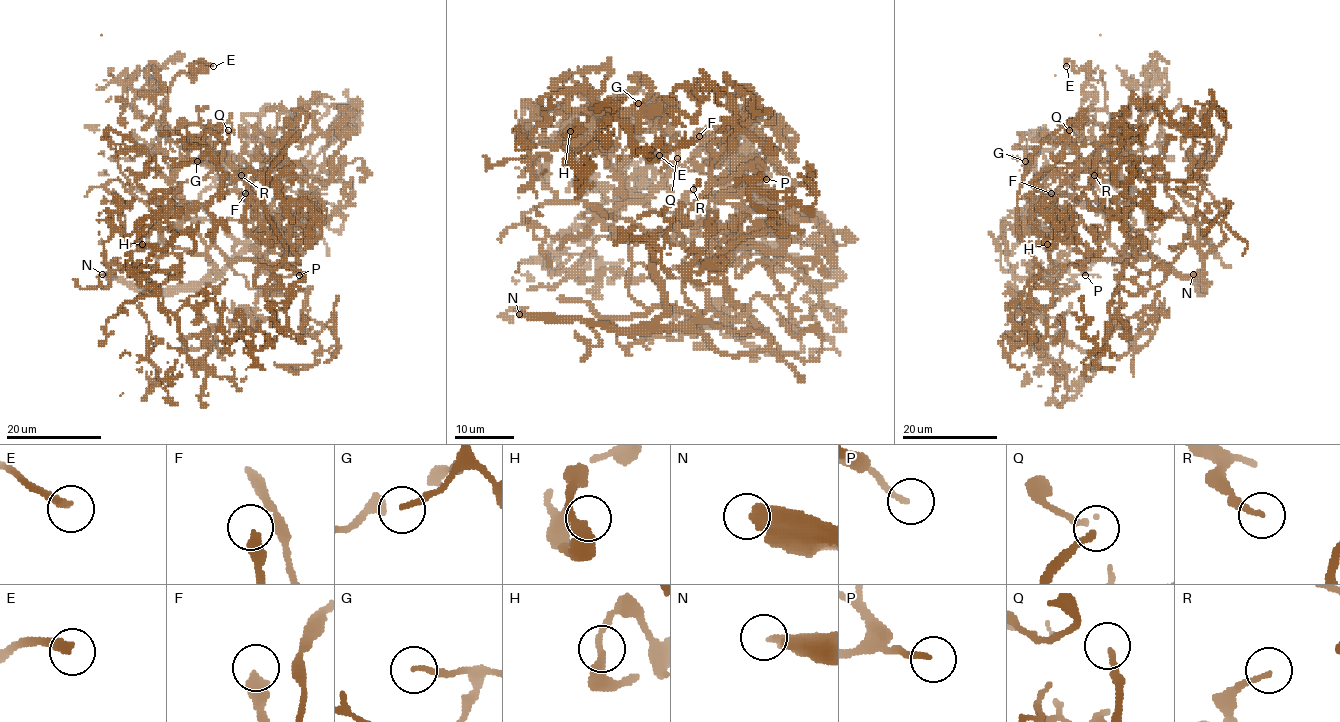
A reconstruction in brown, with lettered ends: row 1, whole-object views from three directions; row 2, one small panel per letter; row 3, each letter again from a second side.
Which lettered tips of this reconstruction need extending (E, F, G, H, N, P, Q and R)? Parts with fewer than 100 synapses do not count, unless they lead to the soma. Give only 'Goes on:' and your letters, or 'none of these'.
Goes on: E, N, P, Q

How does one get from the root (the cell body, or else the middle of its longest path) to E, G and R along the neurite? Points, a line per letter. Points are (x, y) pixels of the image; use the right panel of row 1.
E: (1047, 308), (1069, 264), (1119, 261), (1135, 237), (1102, 72), (1092, 79), (1066, 66)
G: (1047, 308), (1069, 264), (1120, 260), (1134, 222), (1127, 191), (1091, 171), (1075, 142), (1044, 132), (1025, 161)
R: (1047, 308), (1069, 264), (1130, 247), (1205, 280), (1199, 228), (1165, 175), (1136, 192), (1124, 154), (1094, 175)

